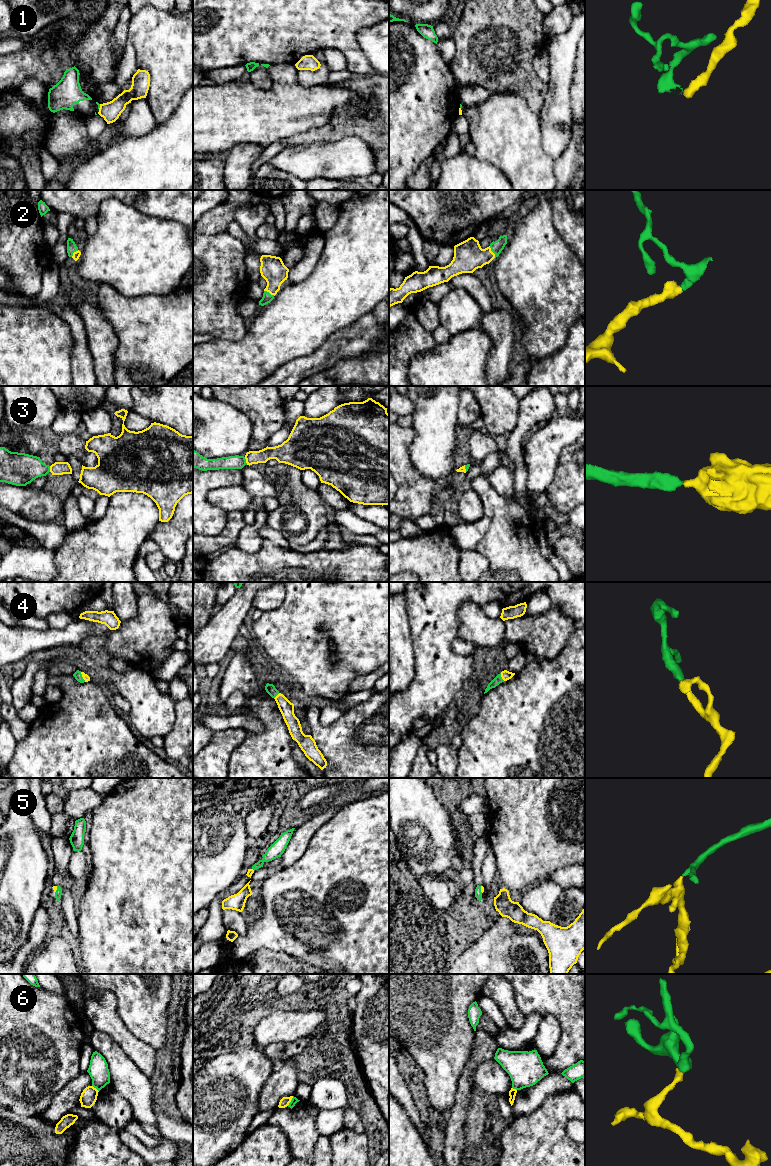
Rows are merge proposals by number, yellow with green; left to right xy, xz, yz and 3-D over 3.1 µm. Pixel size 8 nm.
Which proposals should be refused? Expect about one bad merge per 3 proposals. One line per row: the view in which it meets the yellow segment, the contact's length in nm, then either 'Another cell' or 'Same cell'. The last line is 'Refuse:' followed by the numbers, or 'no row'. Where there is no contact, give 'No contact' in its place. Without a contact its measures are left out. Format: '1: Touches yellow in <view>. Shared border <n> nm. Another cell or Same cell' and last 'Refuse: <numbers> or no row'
1: Touches yellow in xy. Shared border 40 nm. Another cell
2: Touches yellow in yz. Shared border 110 nm. Same cell
3: Touches yellow in xz. Shared border 70 nm. Same cell
4: Touches yellow in yz. Shared border 70 nm. Same cell
5: Touches yellow in yz. Shared border 60 nm. Same cell
6: Touches yellow in xz. Shared border 90 nm. Another cell
Refuse: 1, 6

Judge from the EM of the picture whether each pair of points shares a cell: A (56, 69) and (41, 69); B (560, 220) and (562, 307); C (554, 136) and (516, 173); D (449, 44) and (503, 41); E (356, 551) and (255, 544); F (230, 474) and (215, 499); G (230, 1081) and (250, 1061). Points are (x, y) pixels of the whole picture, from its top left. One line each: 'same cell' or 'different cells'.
A: different cells
B: different cells
C: different cells
D: different cells
E: different cells
F: different cells
G: same cell

